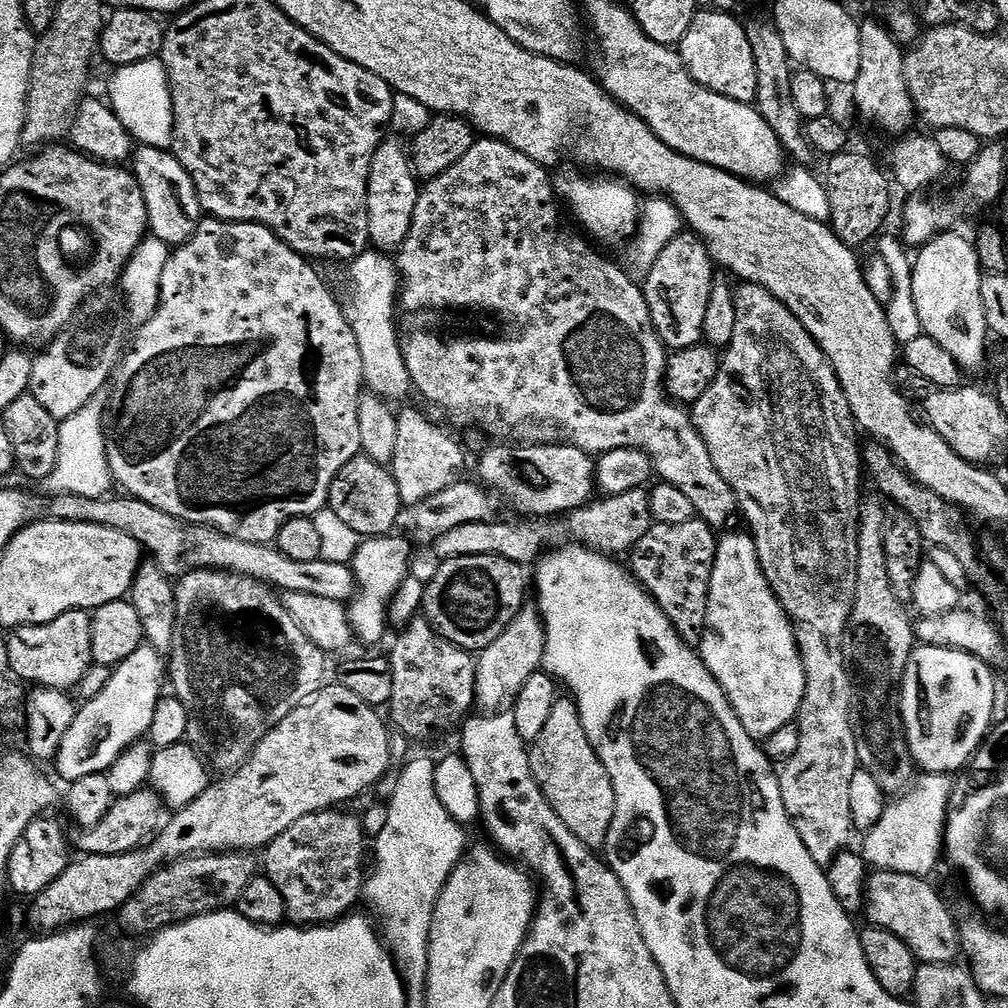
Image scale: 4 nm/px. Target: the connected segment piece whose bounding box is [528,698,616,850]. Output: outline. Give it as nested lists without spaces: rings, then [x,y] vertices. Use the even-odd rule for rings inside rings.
[[[558,698],[554,702],[550,719],[542,729],[542,734],[538,734],[536,741],[530,745],[528,757],[532,763],[534,778],[542,794],[550,802],[554,814],[558,814],[558,818],[566,822],[568,829],[586,847],[600,850],[603,849],[610,834],[610,826],[614,822],[614,782],[610,782],[606,766],[602,766],[594,746],[590,746],[590,738],[586,738],[575,699],[567,699]]]

